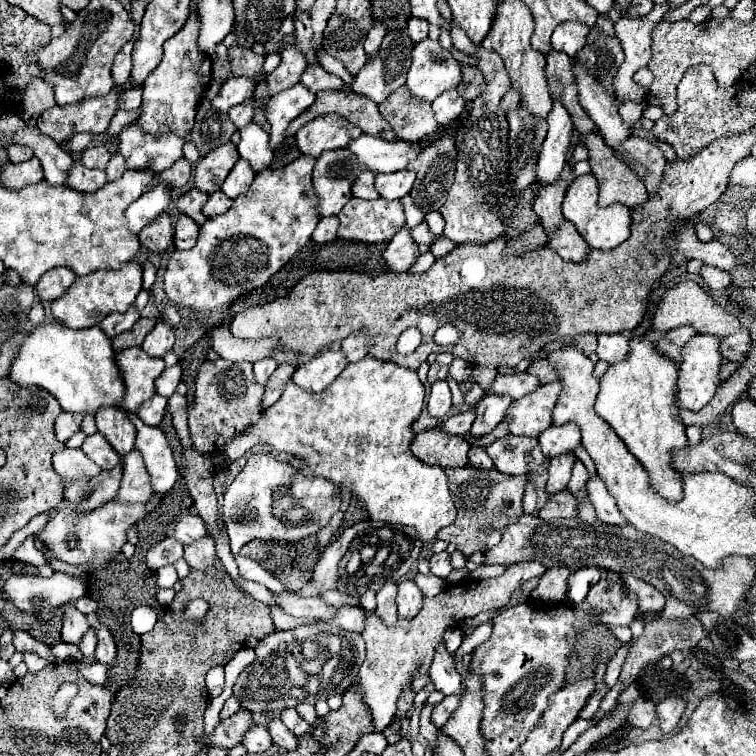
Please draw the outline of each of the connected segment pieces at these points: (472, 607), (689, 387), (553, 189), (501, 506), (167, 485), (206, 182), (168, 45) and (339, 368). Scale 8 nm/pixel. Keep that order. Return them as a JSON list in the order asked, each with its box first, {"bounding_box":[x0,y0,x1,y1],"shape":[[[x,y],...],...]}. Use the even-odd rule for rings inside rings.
[{"bounding_box":[351,562,545,732],"shape":[[[519,562],[507,568],[505,574],[497,578],[487,580],[467,580],[459,582],[455,586],[447,586],[439,596],[435,598],[423,598],[423,608],[417,612],[415,618],[403,620],[399,618],[395,626],[387,626],[375,610],[365,610],[365,628],[361,632],[365,644],[367,644],[367,656],[363,666],[359,668],[357,678],[353,680],[351,688],[361,692],[363,704],[369,708],[373,716],[373,732],[381,732],[395,716],[395,702],[401,694],[405,682],[427,674],[429,664],[433,660],[433,652],[437,646],[437,640],[443,638],[443,632],[449,626],[459,626],[461,620],[477,616],[485,610],[497,610],[503,608],[511,594],[521,588],[523,582],[539,576],[545,572],[545,566],[541,562]]]},{"bounding_box":[677,334,721,412],"shape":[[[699,334],[689,344],[683,348],[683,362],[679,364],[679,380],[677,380],[677,404],[679,408],[687,408],[691,412],[699,412],[717,392],[721,380],[719,380],[719,370],[721,370],[721,340],[709,334]]]},{"bounding_box":[533,164,575,238],"shape":[[[565,164],[565,170],[561,172],[559,180],[553,184],[543,184],[541,192],[537,194],[535,202],[533,202],[533,210],[537,212],[537,216],[541,218],[541,224],[547,232],[547,236],[551,238],[565,222],[563,212],[561,212],[561,202],[565,196],[565,188],[569,186],[569,182],[575,176],[571,174],[571,166]]]},{"bounding_box":[437,468,527,556],"shape":[[[447,468],[449,490],[453,494],[453,502],[457,506],[457,520],[449,528],[443,528],[437,534],[437,540],[453,542],[459,552],[471,556],[473,552],[485,552],[501,540],[501,528],[509,520],[517,520],[523,512],[521,496],[525,490],[527,476],[505,476],[497,470],[481,470],[481,468]]]},{"bounding_box":[129,414,179,494],"shape":[[[129,414],[129,418],[137,428],[135,448],[143,454],[145,468],[151,476],[151,488],[157,494],[167,494],[179,480],[179,470],[171,446],[159,428],[141,424],[141,420],[137,420],[135,414]]]},{"bounding_box":[193,142,239,194],"shape":[[[233,142],[211,150],[205,158],[199,160],[199,164],[195,168],[195,174],[193,174],[195,188],[201,192],[207,192],[207,194],[221,190],[223,180],[227,178],[227,174],[231,172],[231,168],[237,160],[239,160],[239,152]]]},{"bounding_box":[137,20,211,136],"shape":[[[187,20],[187,24],[165,42],[165,54],[161,64],[143,82],[143,104],[137,122],[149,134],[161,134],[169,128],[175,128],[179,136],[185,136],[193,128],[197,106],[209,82],[211,58],[197,52],[197,28],[193,28],[193,20]]]},{"bounding_box":[293,350,347,392],"shape":[[[325,350],[319,352],[313,360],[301,364],[293,374],[293,382],[299,384],[303,390],[321,392],[343,372],[345,366],[347,366],[345,352]]]}]

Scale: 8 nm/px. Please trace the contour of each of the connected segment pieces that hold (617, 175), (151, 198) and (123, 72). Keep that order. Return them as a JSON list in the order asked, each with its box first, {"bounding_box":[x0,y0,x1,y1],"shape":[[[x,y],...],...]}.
[{"bounding_box":[579,134,649,208],"shape":[[[581,134],[579,144],[583,144],[589,150],[589,164],[591,174],[599,182],[599,208],[607,208],[613,202],[621,202],[627,208],[641,206],[649,200],[649,194],[645,190],[645,184],[621,164],[613,152],[605,146],[601,136],[593,134]]]},{"bounding_box":[125,184,171,232],"shape":[[[159,184],[155,188],[151,188],[149,192],[145,192],[139,200],[135,200],[125,216],[127,216],[127,222],[129,226],[133,228],[133,232],[139,232],[143,226],[151,224],[161,212],[165,212],[163,208],[171,208],[171,186],[167,184]]]},{"bounding_box":[111,40,133,84],"shape":[[[129,40],[121,48],[119,56],[113,62],[113,72],[111,74],[113,74],[113,82],[115,84],[123,84],[129,78],[129,74],[131,74],[131,50],[133,50],[133,40]]]}]

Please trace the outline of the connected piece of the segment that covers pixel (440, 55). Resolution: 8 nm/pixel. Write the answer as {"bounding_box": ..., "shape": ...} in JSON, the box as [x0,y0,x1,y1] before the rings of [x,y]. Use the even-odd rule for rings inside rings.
{"bounding_box":[405,40,461,102],"shape":[[[437,40],[417,42],[413,62],[407,72],[405,88],[421,102],[433,102],[441,92],[461,82],[459,62]]]}

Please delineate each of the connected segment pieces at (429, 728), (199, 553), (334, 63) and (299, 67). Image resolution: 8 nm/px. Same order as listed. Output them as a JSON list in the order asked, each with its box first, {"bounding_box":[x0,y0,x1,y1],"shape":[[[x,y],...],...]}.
[{"bounding_box":[421,702,437,748],"shape":[[[425,702],[421,708],[421,734],[429,742],[429,748],[433,748],[433,736],[437,736],[437,728],[431,722],[431,712],[433,712],[433,706]]]},{"bounding_box":[185,538,215,570],"shape":[[[201,538],[201,540],[195,540],[193,544],[185,546],[185,562],[191,566],[191,568],[197,568],[197,570],[205,570],[209,566],[215,564],[215,544],[211,538]]]},{"bounding_box":[317,48,353,84],"shape":[[[323,48],[321,50],[317,50],[317,60],[319,60],[319,64],[327,70],[327,72],[331,72],[331,74],[335,74],[335,76],[339,76],[345,84],[351,84],[351,80],[353,80],[353,76],[345,70],[345,66],[337,60],[337,58],[333,58],[333,56],[329,56]]]},{"bounding_box":[267,44,307,94],"shape":[[[287,44],[281,50],[281,64],[277,66],[277,70],[273,70],[267,76],[269,94],[277,94],[277,92],[287,90],[293,84],[297,84],[299,78],[301,78],[301,72],[305,70],[305,66],[307,66],[305,54],[299,52],[293,44]]]}]

